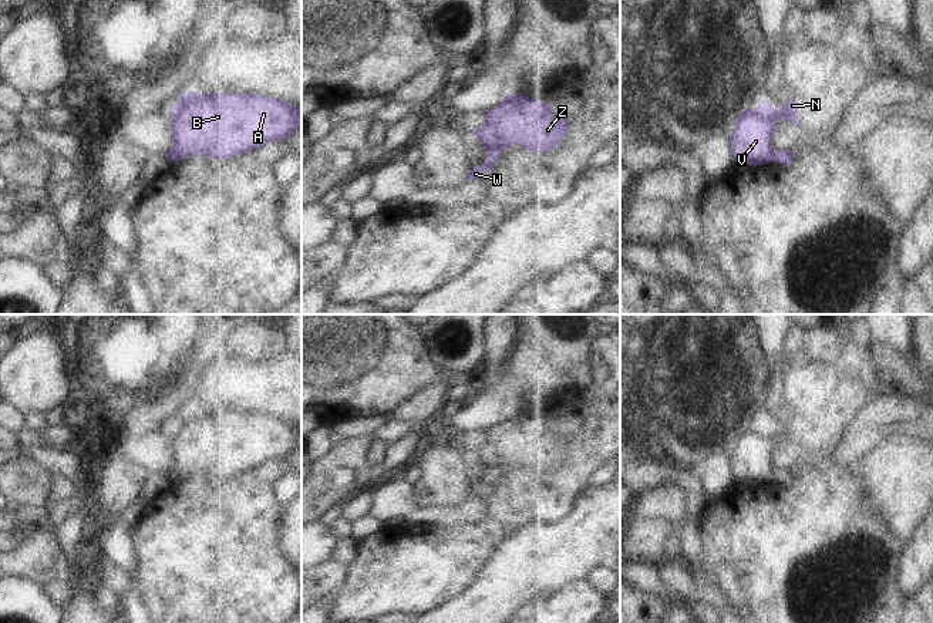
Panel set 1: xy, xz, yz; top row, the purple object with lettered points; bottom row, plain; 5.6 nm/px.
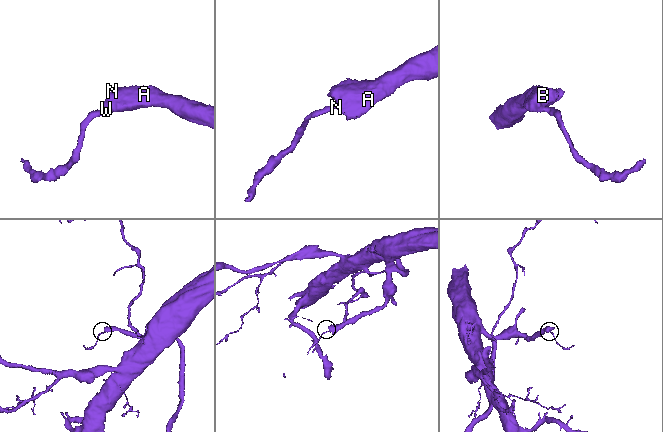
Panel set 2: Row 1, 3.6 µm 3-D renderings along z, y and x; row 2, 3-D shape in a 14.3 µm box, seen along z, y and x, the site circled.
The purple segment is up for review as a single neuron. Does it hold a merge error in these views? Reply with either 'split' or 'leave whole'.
split

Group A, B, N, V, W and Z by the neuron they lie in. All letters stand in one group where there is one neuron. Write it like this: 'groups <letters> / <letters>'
groups A B N V Z / W

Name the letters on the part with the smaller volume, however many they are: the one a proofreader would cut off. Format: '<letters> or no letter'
W

